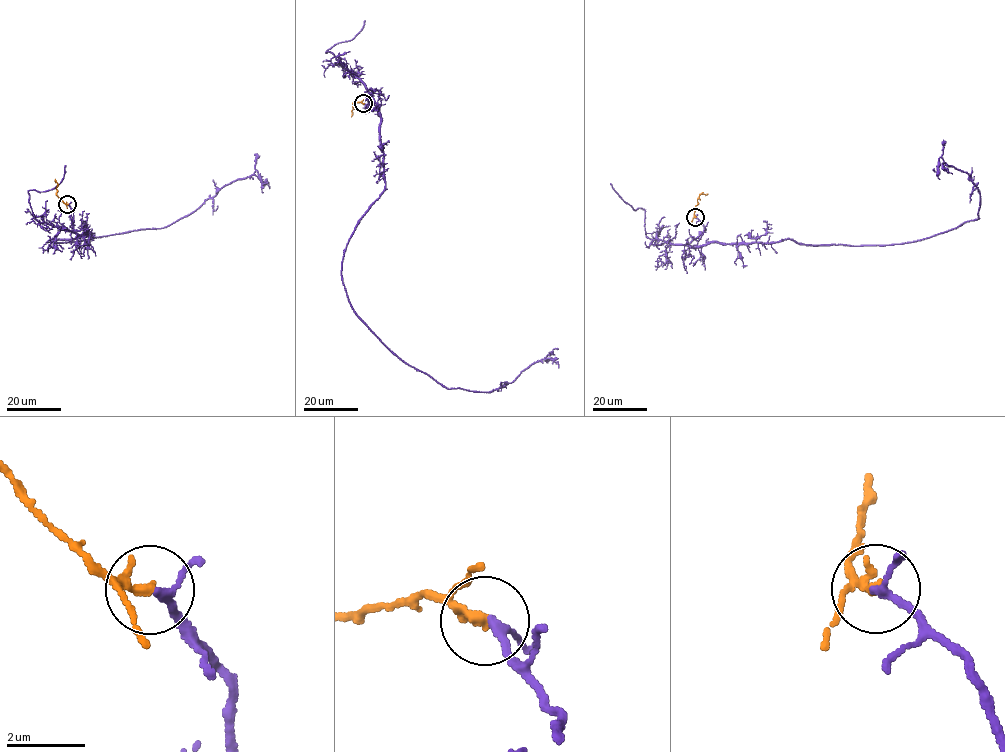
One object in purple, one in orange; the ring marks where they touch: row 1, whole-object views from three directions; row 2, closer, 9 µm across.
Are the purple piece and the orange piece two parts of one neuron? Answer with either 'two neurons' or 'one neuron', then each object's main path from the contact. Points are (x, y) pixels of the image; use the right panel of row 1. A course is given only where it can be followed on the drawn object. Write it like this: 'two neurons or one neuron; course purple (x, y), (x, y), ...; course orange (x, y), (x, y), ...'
one neuron; course purple (695, 217), (704, 230), (695, 247), (921, 240), (979, 218), (969, 176), (940, 157), (934, 168); course orange (695, 217), (698, 196), (707, 193)

